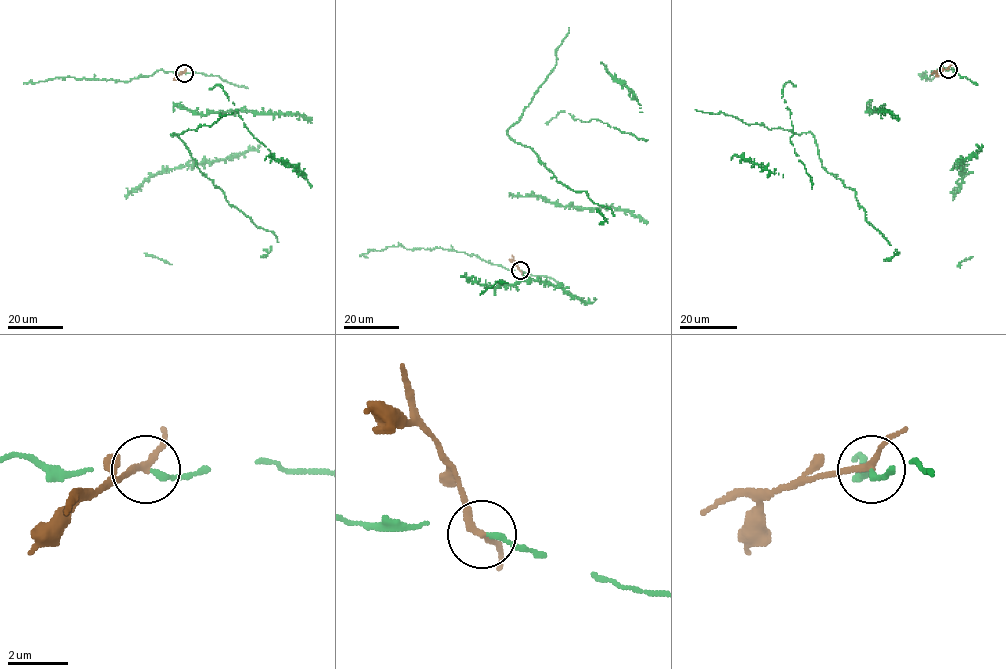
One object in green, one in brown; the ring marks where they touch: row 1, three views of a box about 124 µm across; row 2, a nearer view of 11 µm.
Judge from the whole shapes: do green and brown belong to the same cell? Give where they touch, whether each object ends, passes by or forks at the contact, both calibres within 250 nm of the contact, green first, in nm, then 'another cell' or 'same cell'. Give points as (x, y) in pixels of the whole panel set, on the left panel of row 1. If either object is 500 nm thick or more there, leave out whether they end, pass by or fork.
(184, 73) | green ends | brown passes by | 180/200 nm | another cell

